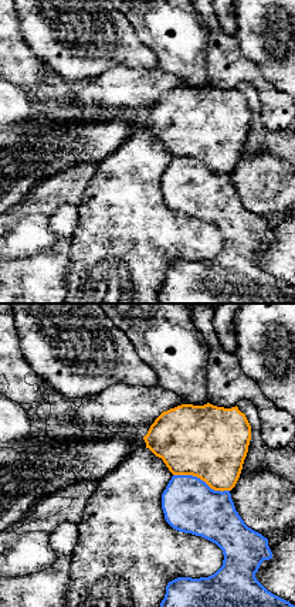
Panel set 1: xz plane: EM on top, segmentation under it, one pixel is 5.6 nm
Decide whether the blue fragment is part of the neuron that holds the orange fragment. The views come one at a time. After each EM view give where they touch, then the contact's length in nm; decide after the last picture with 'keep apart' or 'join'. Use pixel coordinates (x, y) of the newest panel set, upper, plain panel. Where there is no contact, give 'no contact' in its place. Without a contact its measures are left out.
(202, 162) | 340 nm

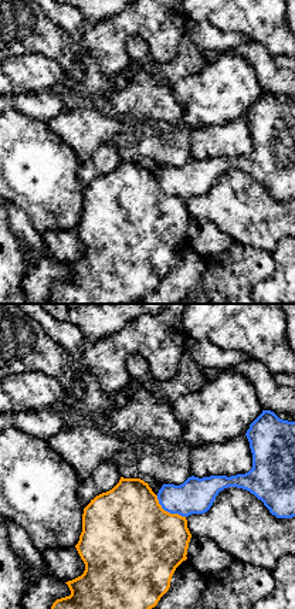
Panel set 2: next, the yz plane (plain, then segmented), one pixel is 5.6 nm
(166, 193) | 200 nm

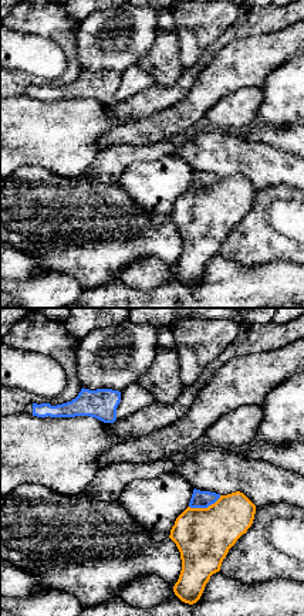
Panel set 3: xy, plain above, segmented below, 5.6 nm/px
(205, 190) | 200 nm

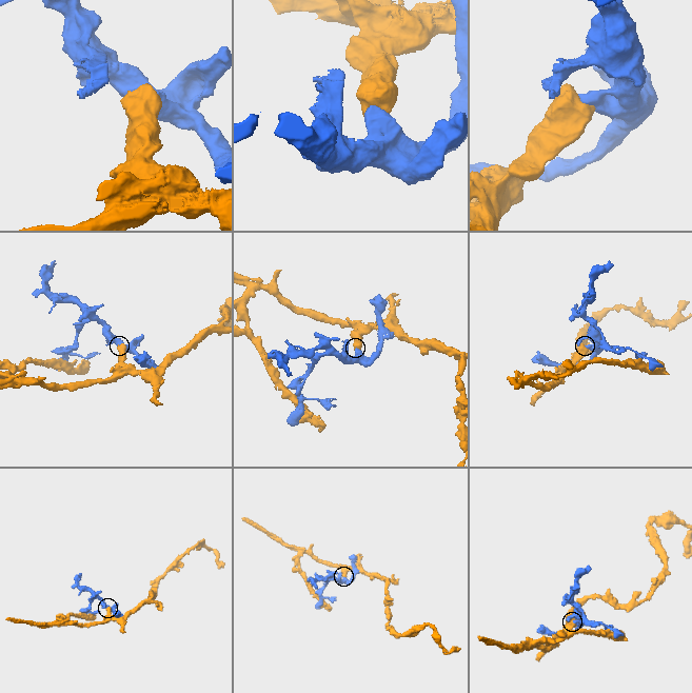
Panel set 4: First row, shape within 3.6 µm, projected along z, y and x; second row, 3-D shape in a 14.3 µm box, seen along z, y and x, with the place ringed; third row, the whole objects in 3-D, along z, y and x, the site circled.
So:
keep apart

